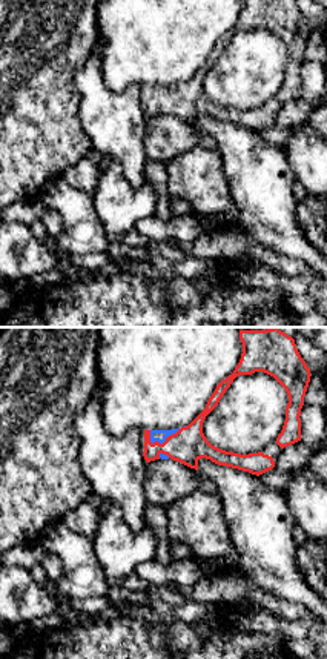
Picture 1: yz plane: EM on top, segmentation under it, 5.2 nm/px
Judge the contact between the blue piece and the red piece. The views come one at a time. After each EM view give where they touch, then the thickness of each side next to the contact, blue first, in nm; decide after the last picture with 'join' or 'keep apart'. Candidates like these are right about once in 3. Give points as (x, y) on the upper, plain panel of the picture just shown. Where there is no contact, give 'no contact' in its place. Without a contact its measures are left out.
contact (165, 96); calibres 60 and 190 nm

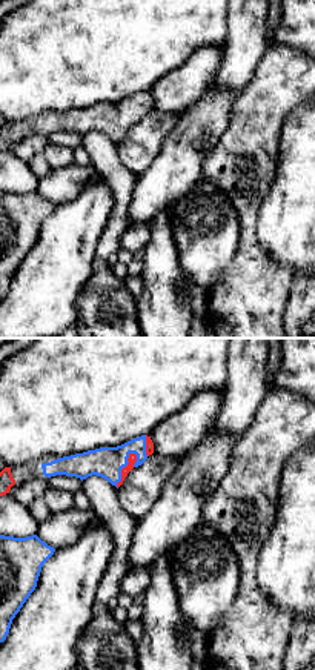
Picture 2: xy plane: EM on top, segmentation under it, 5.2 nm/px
contact (122, 123); calibres 160 and 50 nm

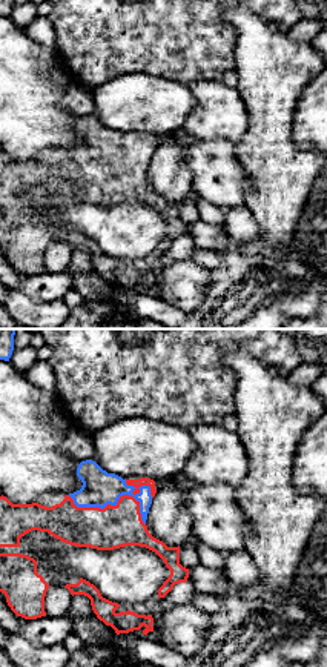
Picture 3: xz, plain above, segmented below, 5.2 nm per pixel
contact (114, 160); calibres 180 and 220 nm

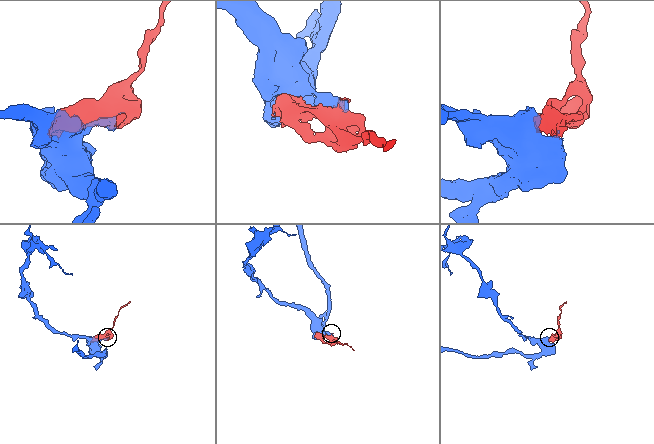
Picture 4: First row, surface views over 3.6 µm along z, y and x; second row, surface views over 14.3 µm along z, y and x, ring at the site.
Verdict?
join

